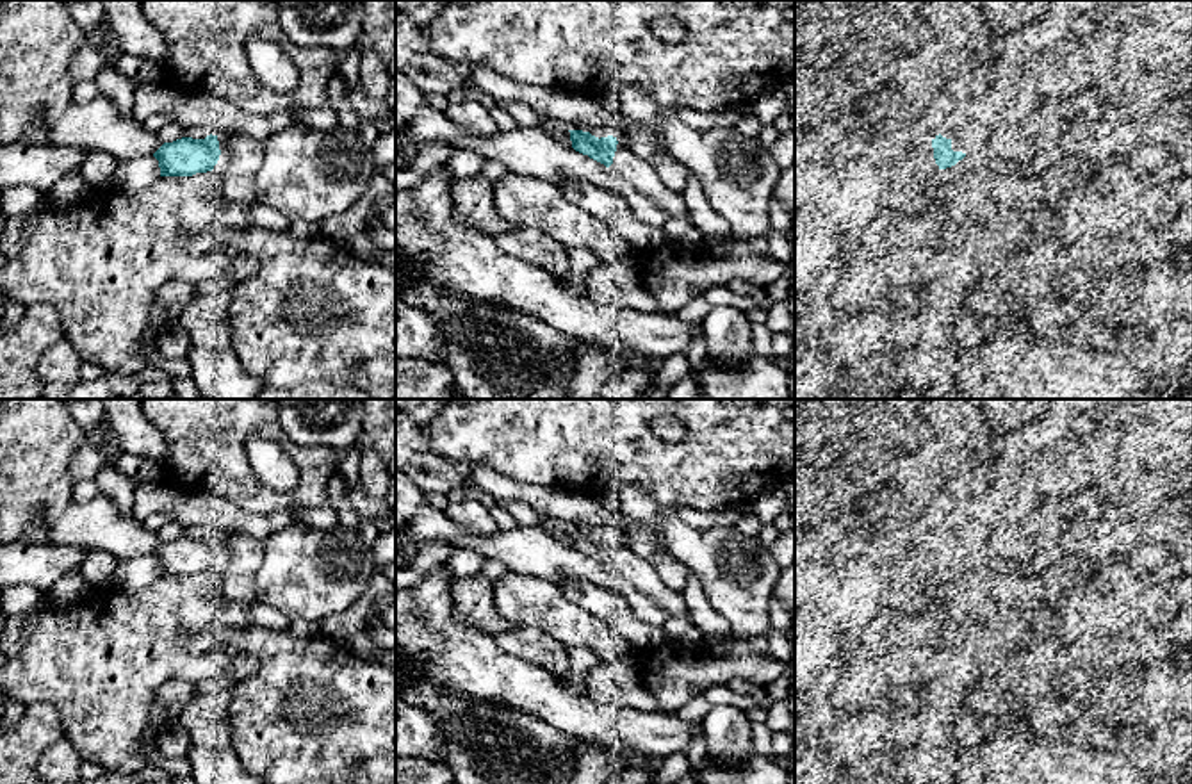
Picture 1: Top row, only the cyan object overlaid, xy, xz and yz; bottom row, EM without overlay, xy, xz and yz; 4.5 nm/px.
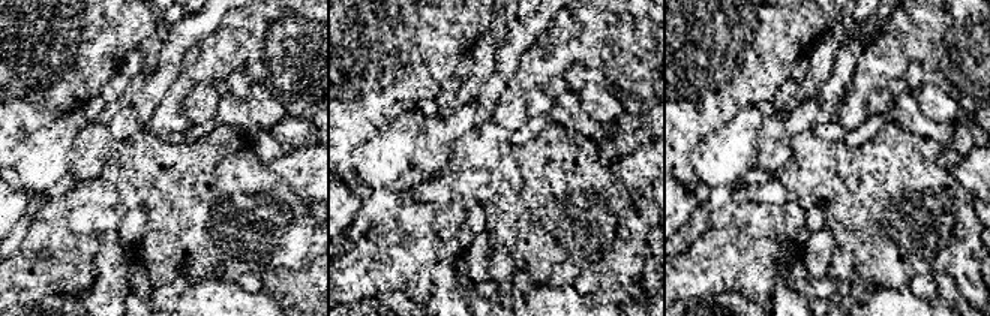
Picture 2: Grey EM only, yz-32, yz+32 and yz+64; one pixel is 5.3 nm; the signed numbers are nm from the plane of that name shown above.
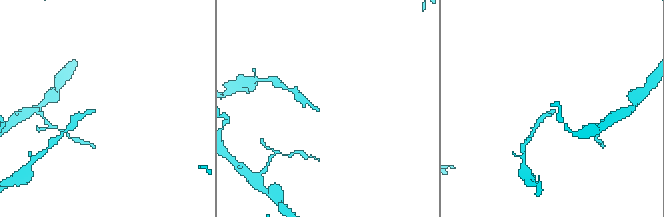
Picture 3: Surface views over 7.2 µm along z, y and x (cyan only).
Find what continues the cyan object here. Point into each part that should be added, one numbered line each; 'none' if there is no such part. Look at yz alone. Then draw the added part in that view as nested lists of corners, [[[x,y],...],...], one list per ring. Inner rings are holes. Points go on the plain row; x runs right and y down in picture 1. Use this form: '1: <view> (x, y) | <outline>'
1: yz (957, 537) | [[[953,531],[953,533],[941,533],[943,536],[951,540],[951,549],[953,551],[962,551],[966,552],[966,535],[964,531]]]

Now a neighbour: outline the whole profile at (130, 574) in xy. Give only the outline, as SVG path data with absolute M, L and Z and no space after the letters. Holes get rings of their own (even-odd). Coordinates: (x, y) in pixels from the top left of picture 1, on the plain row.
M153 554L118 559L110 584L118 590L137 592L160 576L159 559Z

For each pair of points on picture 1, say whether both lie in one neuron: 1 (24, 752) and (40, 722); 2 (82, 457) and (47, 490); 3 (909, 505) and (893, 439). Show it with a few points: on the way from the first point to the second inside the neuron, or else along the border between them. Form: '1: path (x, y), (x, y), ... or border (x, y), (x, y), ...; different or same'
1: path (24, 745), (38, 729); same
2: border (86, 435), (70, 460), (73, 483); different
3: path (900, 489), (891, 474), (891, 455); same

